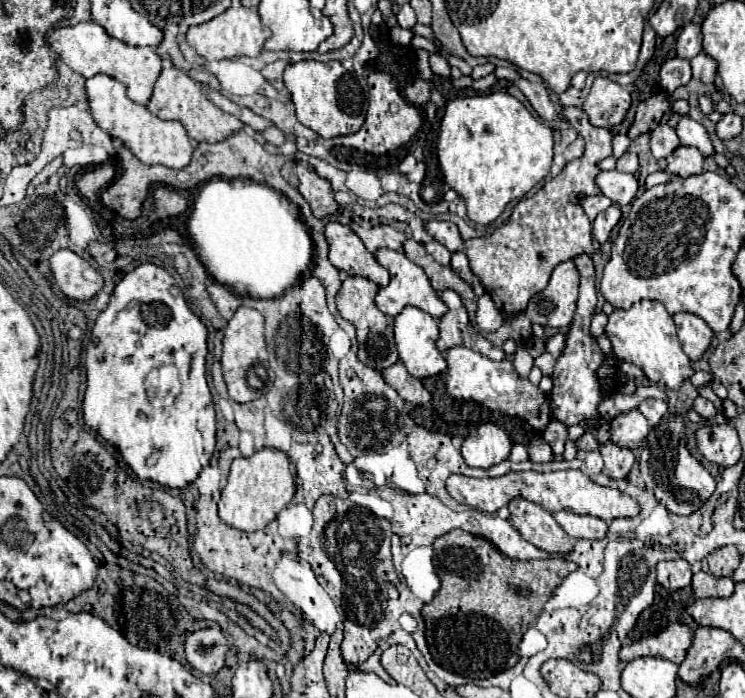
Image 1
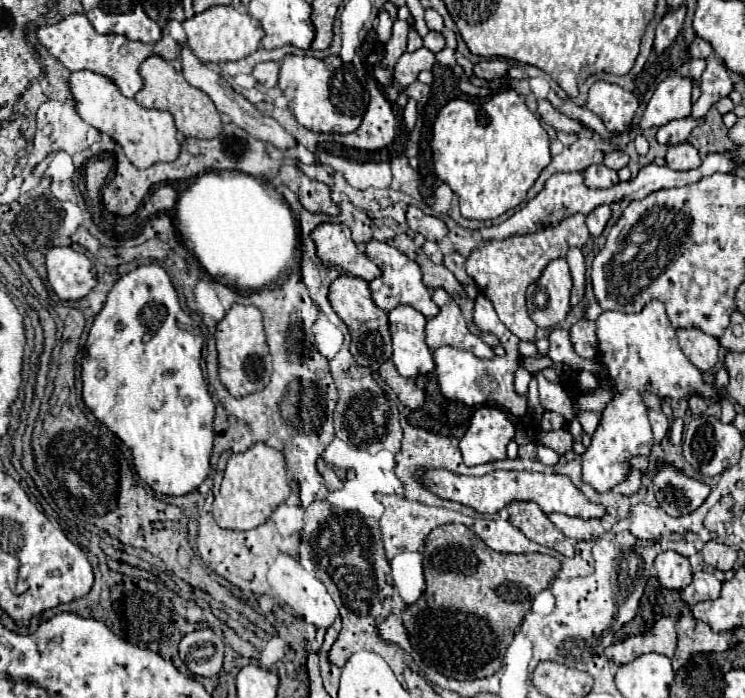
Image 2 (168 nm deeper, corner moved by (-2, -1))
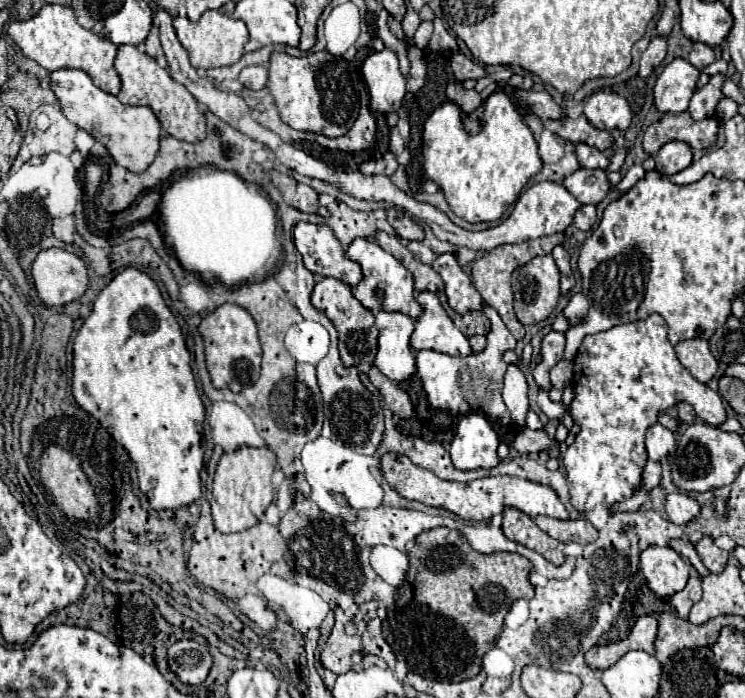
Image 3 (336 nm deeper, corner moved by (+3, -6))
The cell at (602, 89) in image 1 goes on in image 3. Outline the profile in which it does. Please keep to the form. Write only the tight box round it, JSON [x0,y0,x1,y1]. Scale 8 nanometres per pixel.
[584,91,632,129]

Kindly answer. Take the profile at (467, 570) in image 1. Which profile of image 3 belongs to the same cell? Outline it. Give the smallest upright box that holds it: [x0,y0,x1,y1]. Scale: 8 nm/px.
[382,527,534,681]

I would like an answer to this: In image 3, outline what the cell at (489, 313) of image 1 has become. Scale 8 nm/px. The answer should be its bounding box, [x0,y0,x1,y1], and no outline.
[414,305,516,427]

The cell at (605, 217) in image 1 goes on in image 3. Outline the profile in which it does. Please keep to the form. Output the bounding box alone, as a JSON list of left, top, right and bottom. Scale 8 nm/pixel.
[574,205,596,231]

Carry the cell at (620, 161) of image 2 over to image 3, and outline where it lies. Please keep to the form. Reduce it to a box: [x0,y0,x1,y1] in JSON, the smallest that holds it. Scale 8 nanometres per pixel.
[576,143,610,169]

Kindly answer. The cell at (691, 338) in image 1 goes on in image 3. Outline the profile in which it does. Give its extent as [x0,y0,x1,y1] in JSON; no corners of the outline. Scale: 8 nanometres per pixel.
[674,339,718,383]

